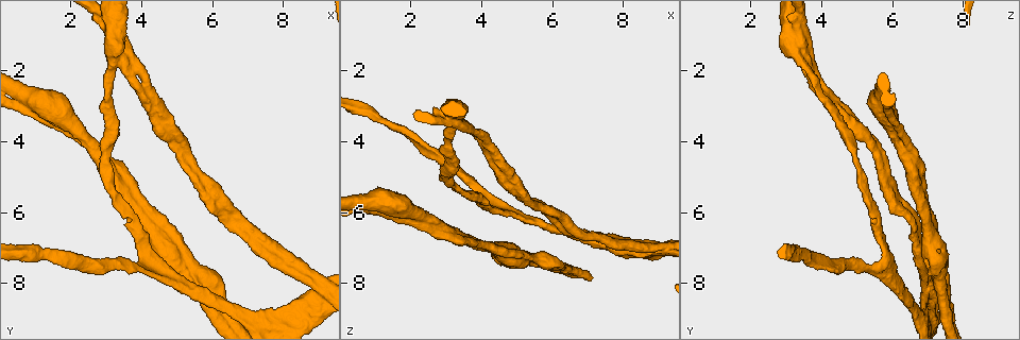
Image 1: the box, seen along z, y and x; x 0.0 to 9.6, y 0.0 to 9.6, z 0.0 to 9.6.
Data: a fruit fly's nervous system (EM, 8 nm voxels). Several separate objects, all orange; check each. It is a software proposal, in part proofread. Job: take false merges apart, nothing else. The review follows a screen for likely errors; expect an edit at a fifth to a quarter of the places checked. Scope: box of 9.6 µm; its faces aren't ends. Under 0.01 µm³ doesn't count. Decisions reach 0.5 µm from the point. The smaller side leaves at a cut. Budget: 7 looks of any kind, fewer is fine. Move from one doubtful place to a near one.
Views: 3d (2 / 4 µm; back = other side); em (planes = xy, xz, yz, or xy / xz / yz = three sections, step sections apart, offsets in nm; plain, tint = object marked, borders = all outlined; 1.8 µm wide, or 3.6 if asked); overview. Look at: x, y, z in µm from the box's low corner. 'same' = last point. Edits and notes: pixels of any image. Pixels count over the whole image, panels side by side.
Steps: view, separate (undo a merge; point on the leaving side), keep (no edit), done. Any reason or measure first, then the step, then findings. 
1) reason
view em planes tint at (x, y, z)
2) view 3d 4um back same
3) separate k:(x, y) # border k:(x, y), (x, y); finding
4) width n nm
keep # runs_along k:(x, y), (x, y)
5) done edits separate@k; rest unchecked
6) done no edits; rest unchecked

view 3d 2um at (4.05, 6.05, 6.95)

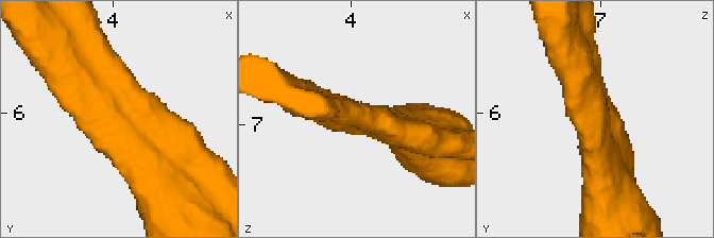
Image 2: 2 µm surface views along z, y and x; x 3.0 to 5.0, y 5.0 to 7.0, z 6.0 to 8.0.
need the tissue
view em yz step 16 tint at (4.02, 6.06, 6.92)

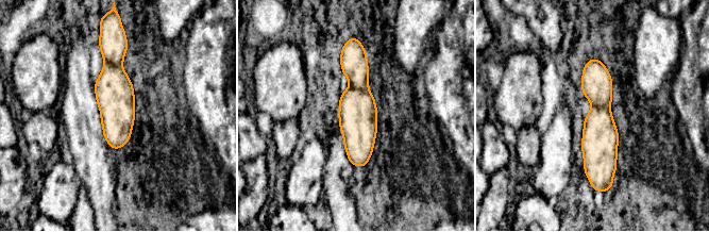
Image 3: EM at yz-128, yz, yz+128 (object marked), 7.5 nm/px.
keep # runs_along 3:(351, 49), (358, 76), (363, 164); continuous, no second neuron

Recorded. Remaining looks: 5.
touches itself
view em yz step 8 tint at (1.95, 3.35, 5.85)

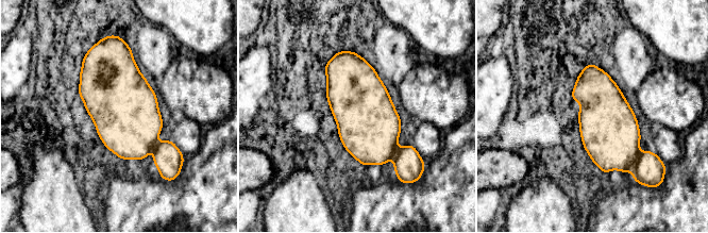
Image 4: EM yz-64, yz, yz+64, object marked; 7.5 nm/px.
view em planes tint same

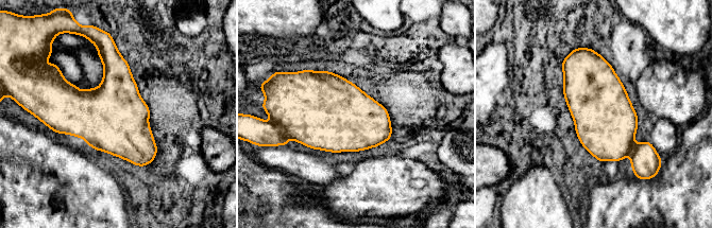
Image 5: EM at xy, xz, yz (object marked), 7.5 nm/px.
keep # continuous, no second neuron

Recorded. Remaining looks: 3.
three arms meet
view 3d 4um at (5.95, 5.25, 5.90)

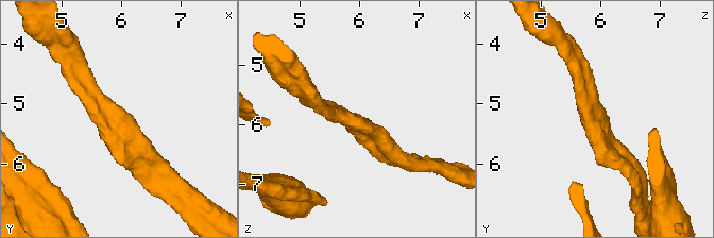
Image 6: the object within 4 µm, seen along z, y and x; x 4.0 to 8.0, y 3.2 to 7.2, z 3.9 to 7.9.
need the tissue
view em 3.6um planes plain at (5.95, 5.25, 5.95)

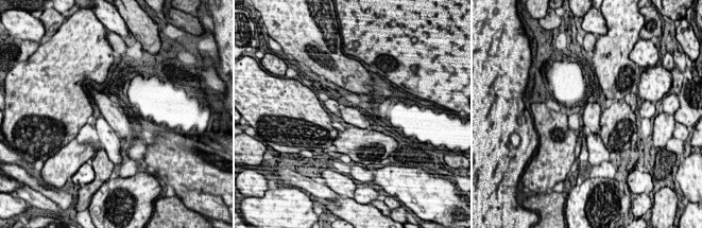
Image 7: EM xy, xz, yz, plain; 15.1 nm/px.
where the object lies
view em 3.6um planes tint same

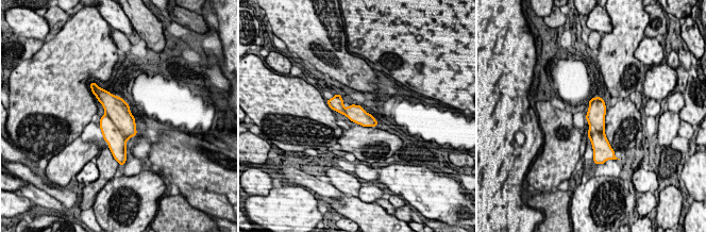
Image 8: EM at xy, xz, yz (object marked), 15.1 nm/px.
keep # all the same neuron

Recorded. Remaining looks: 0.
done no edits; rest unchecked

